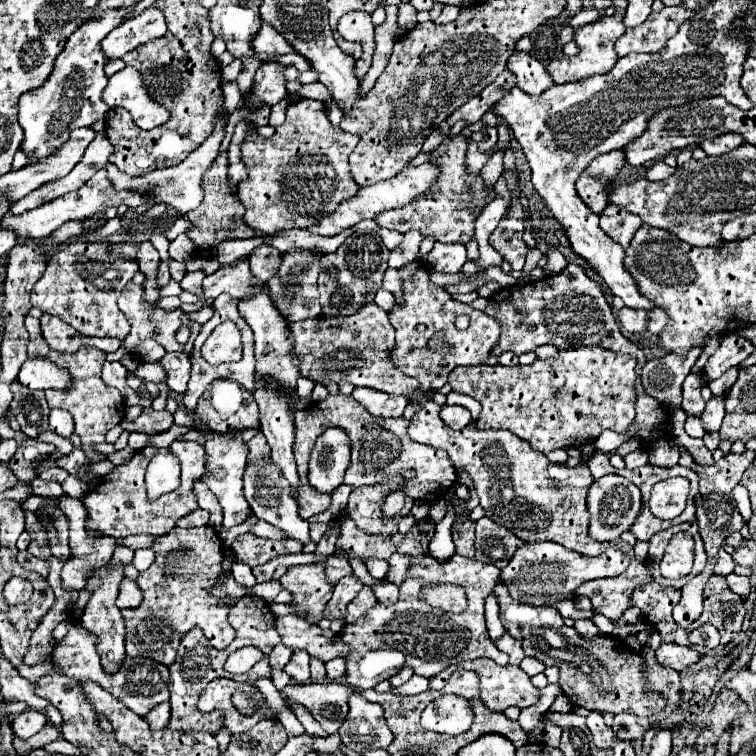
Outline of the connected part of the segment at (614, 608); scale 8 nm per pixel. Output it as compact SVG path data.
M632 559L624 575L614 577L614 579L596 579L596 581L584 583L584 587L578 587L578 595L588 597L596 613L602 613L604 617L616 621L630 607L632 591L652 581L654 579L646 563Z

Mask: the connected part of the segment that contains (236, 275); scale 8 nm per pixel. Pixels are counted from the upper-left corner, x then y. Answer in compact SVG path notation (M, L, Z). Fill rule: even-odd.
M248 261L234 263L234 265L228 265L228 267L220 267L216 273L204 277L202 287L204 287L204 293L206 295L214 295L214 299L218 295L222 295L222 293L232 295L238 301L250 299L250 297L254 297L260 291L268 293L268 285L264 281L256 279L250 273Z

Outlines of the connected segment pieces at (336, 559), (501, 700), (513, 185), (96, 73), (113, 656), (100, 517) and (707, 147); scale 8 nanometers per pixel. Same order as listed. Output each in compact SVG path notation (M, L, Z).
M334 555L326 561L326 575L330 579L330 583L336 583L338 579L346 577L346 575L352 575L352 567L348 563L346 557L342 555Z
M476 659L476 661L466 661L466 663L458 663L458 667L448 667L444 671L440 671L436 677L430 679L430 689L444 689L448 677L456 671L456 669L470 669L480 677L480 685L482 685L482 701L486 703L488 709L492 711L504 711L510 705L516 707L530 707L538 701L538 689L530 683L530 677L516 665L506 665L506 667L498 667L492 659Z
M504 171L504 177L508 181L508 187L512 191L512 203L510 213L500 221L500 225L490 235L490 245L512 265L512 269L522 271L524 259L526 259L526 243L522 239L524 233L524 211L518 197L518 177L510 171Z
M134 5L114 11L104 11L102 15L84 23L78 31L74 31L74 35L70 35L62 55L58 55L54 63L54 71L46 81L46 85L40 87L38 91L22 95L18 119L24 129L22 151L30 155L30 161L46 159L52 151L56 151L56 147L60 147L68 139L72 129L92 125L94 121L106 117L108 107L106 103L102 103L102 91L108 79L104 75L106 57L100 47L100 41L120 23L124 23L132 11Z
M122 565L118 567L102 567L102 571L96 571L96 575L88 581L86 589L92 593L90 595L90 601L80 617L80 625L96 635L96 649L98 649L98 655L102 659L102 667L106 673L118 673L118 669L122 667L122 661L124 661L124 623L122 623L122 615L120 615L120 609L116 607L116 595L118 595L118 583L124 579L124 573L122 573Z
M174 441L172 453L182 463L182 483L178 489L158 497L148 499L146 485L144 485L144 473L146 465L154 455L152 447L144 447L136 451L136 455L130 459L130 463L116 467L110 475L102 477L98 485L88 491L82 497L82 503L86 507L88 519L86 519L86 531L90 537L126 537L136 533L150 533L150 535L164 535L170 529L174 529L176 521L192 511L198 509L196 495L194 495L194 483L202 479L204 475L204 447L196 441Z
M724 133L724 135L720 135L720 137L702 141L700 147L706 151L706 155L724 155L724 153L736 149L742 141L744 141L744 139L742 139L742 135L738 135L738 133Z

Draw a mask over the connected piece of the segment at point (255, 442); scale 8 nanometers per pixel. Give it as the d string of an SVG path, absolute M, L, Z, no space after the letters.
M258 433L252 441L248 441L248 447L250 447L250 453L248 453L248 463L252 459L268 459L270 457L270 447L266 443L266 437L262 433Z

